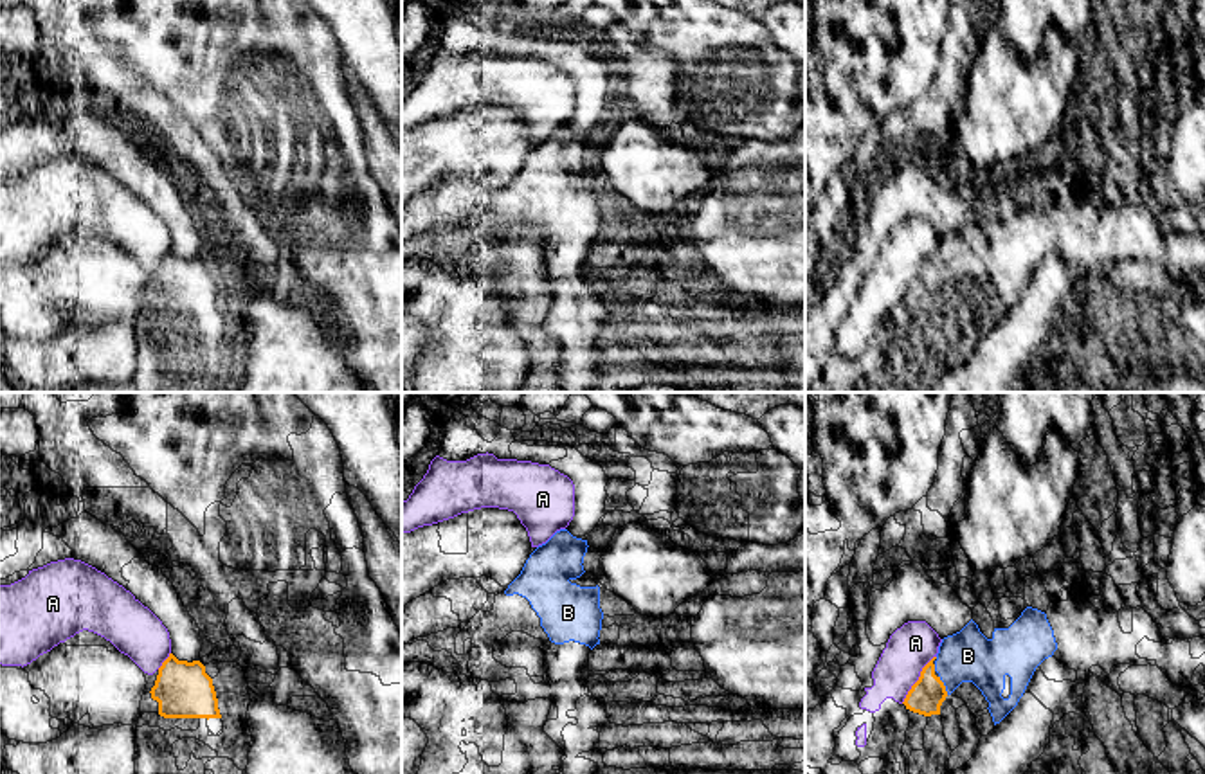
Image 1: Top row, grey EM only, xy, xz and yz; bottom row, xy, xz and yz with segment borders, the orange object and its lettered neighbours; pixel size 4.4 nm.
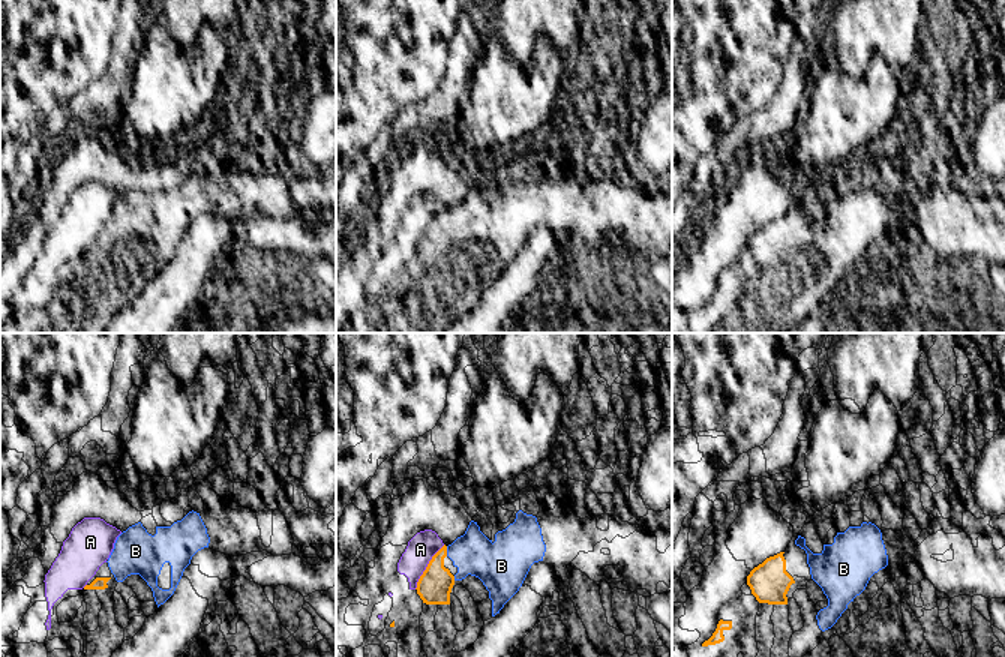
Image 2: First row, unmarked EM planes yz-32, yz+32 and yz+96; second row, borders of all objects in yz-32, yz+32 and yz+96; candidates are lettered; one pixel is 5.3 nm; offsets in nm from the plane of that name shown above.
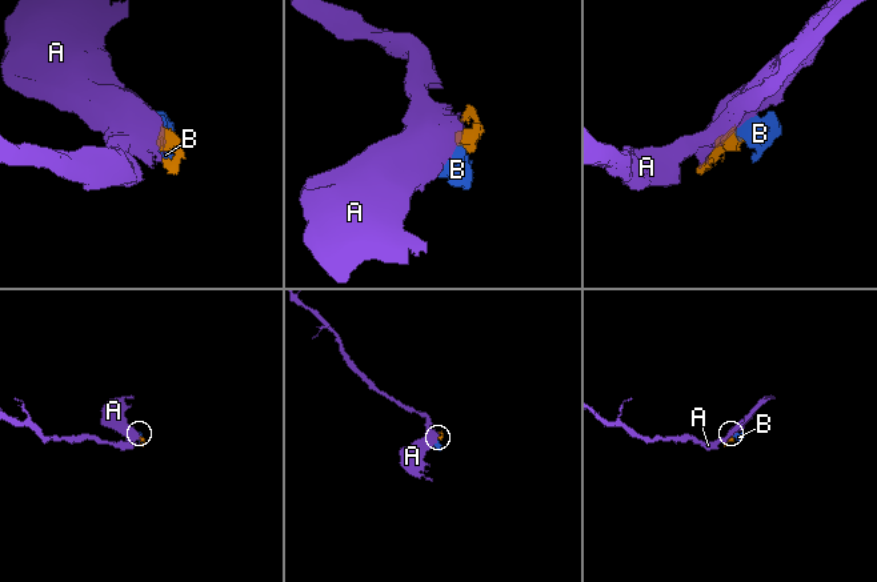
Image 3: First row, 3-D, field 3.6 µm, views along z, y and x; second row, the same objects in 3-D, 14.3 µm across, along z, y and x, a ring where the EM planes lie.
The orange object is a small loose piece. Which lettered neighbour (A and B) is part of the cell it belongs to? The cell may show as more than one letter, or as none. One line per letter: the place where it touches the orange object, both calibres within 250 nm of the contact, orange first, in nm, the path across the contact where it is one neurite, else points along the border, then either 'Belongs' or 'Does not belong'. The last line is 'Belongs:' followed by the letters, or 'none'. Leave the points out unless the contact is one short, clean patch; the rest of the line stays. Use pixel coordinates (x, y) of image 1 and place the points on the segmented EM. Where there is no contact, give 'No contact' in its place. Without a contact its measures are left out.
A: Touches orange at yz (919, 679). Thickness 160 nm (orange) against 200 nm. Boundary: yz (935, 656), (923, 668), (919, 679), (901, 702). Does not belong
B: Touches orange at yz (942, 684). Thickness 160 nm (orange) against 240 nm. Path across: yz (926, 695), (942, 684), (968, 656). Belongs
Belongs: B

